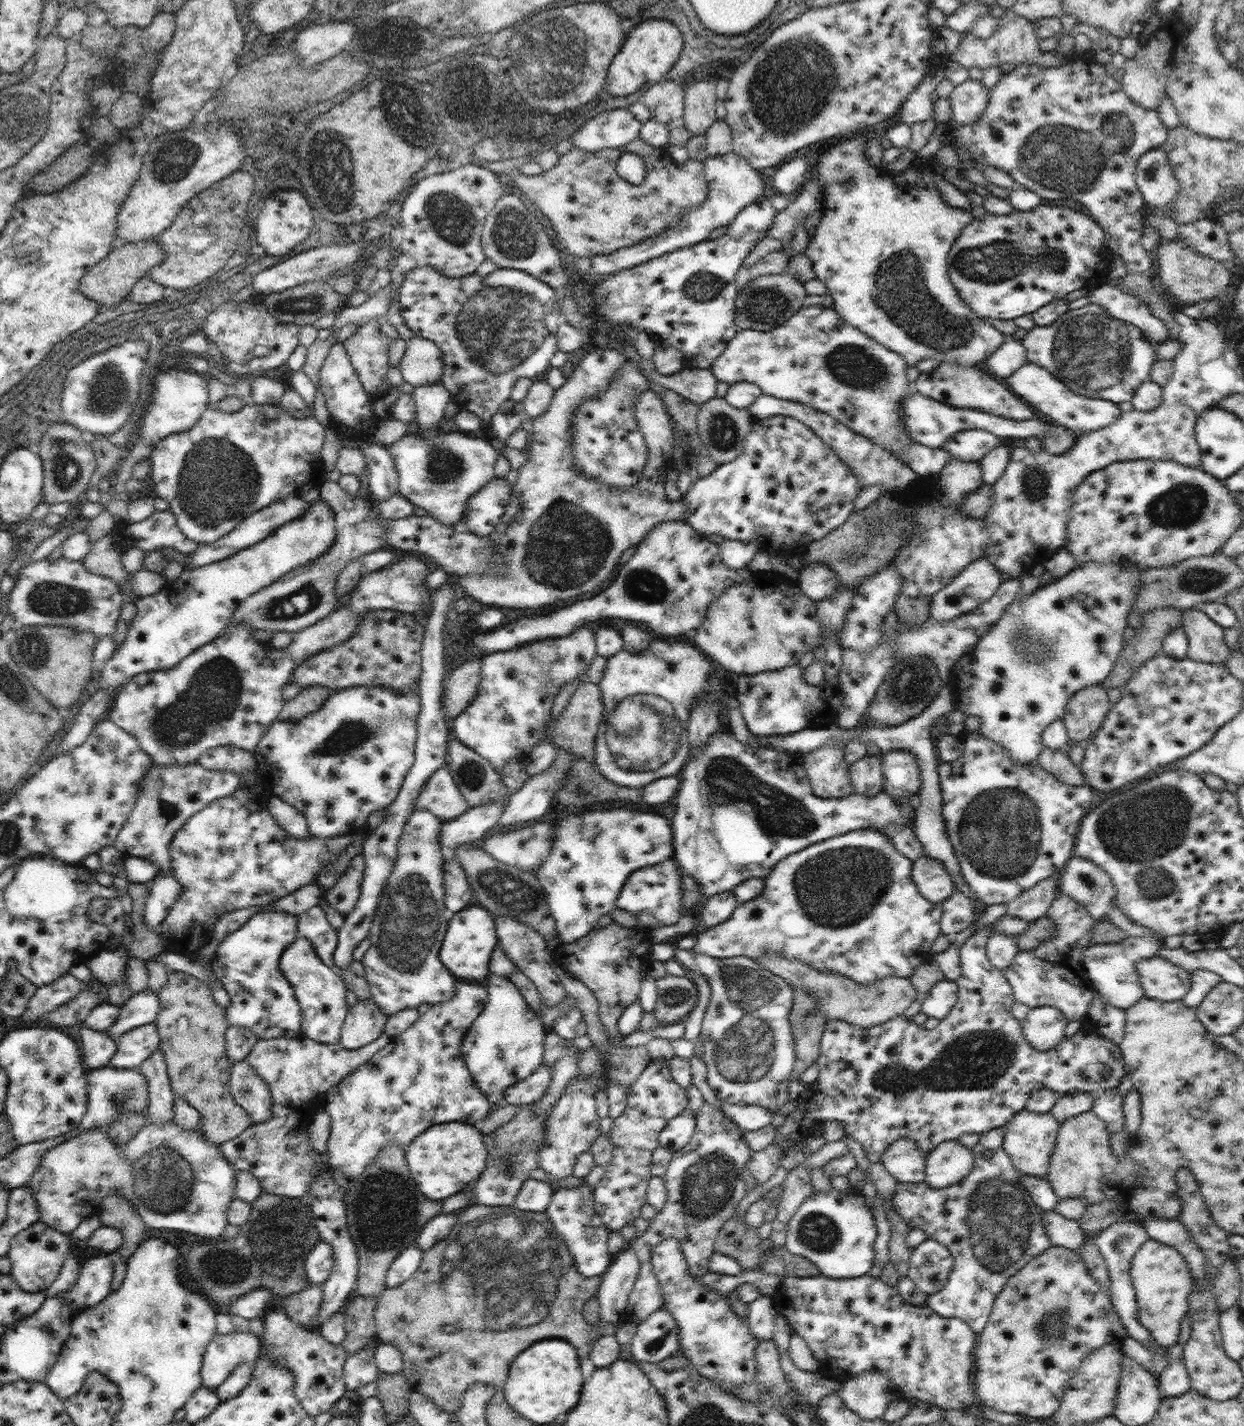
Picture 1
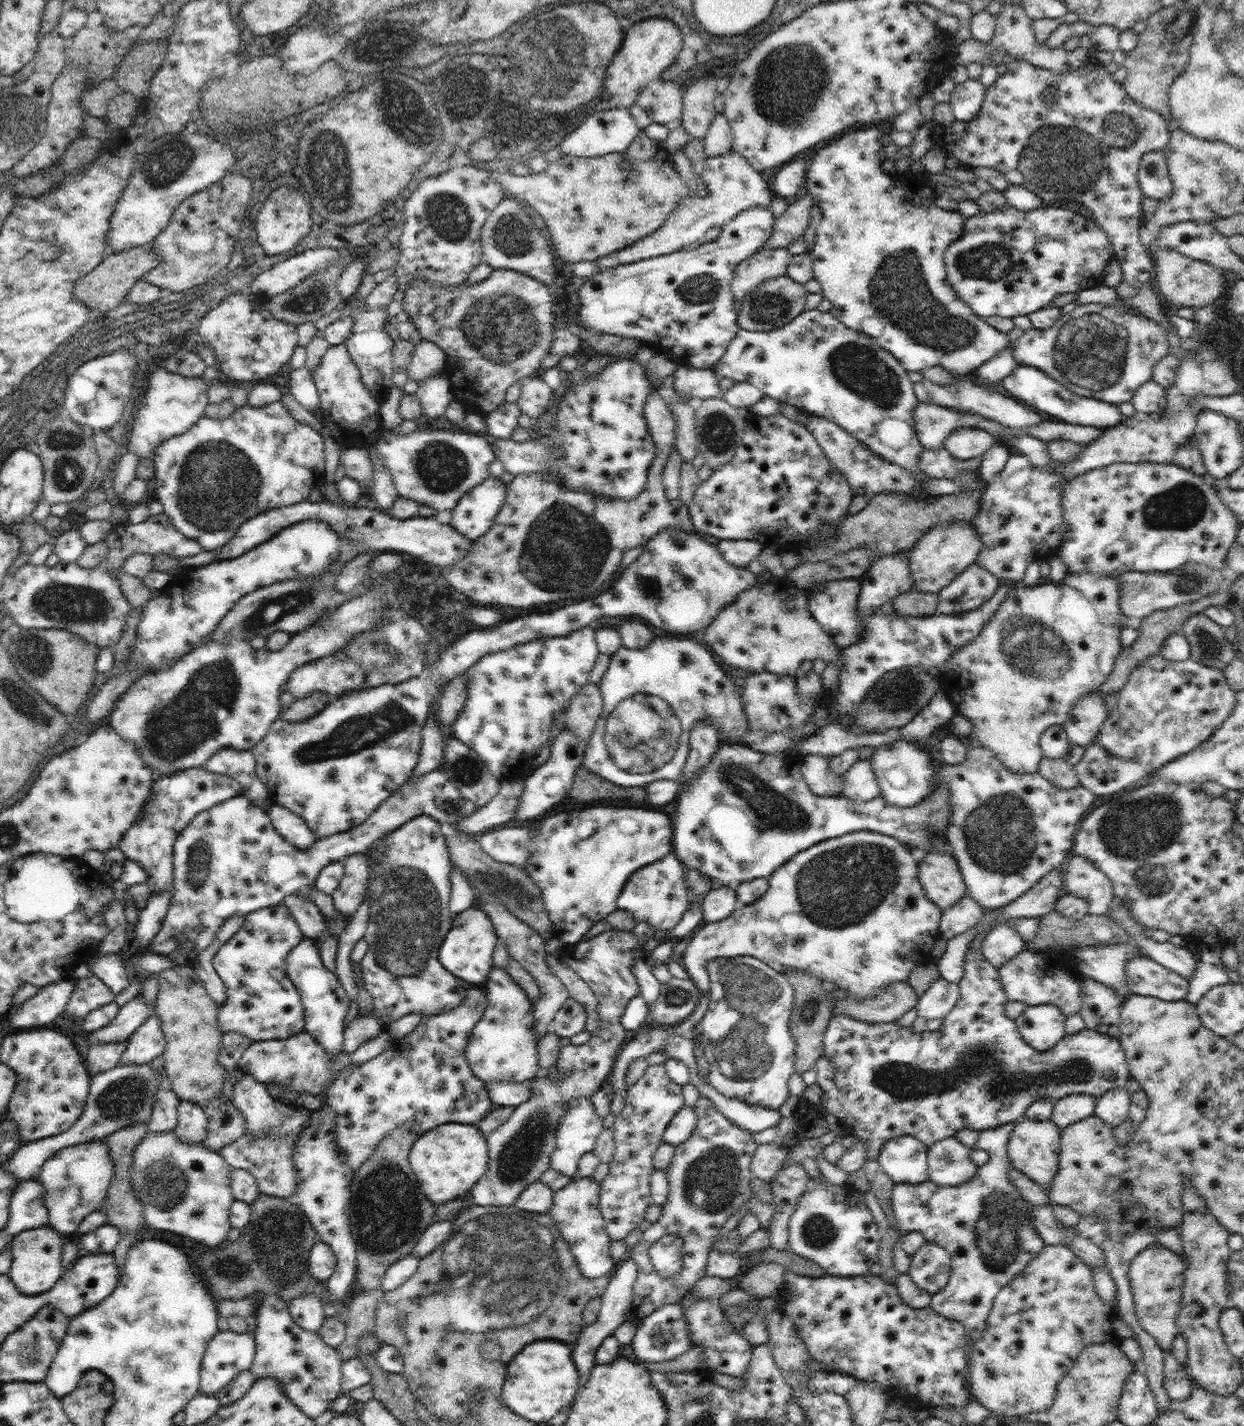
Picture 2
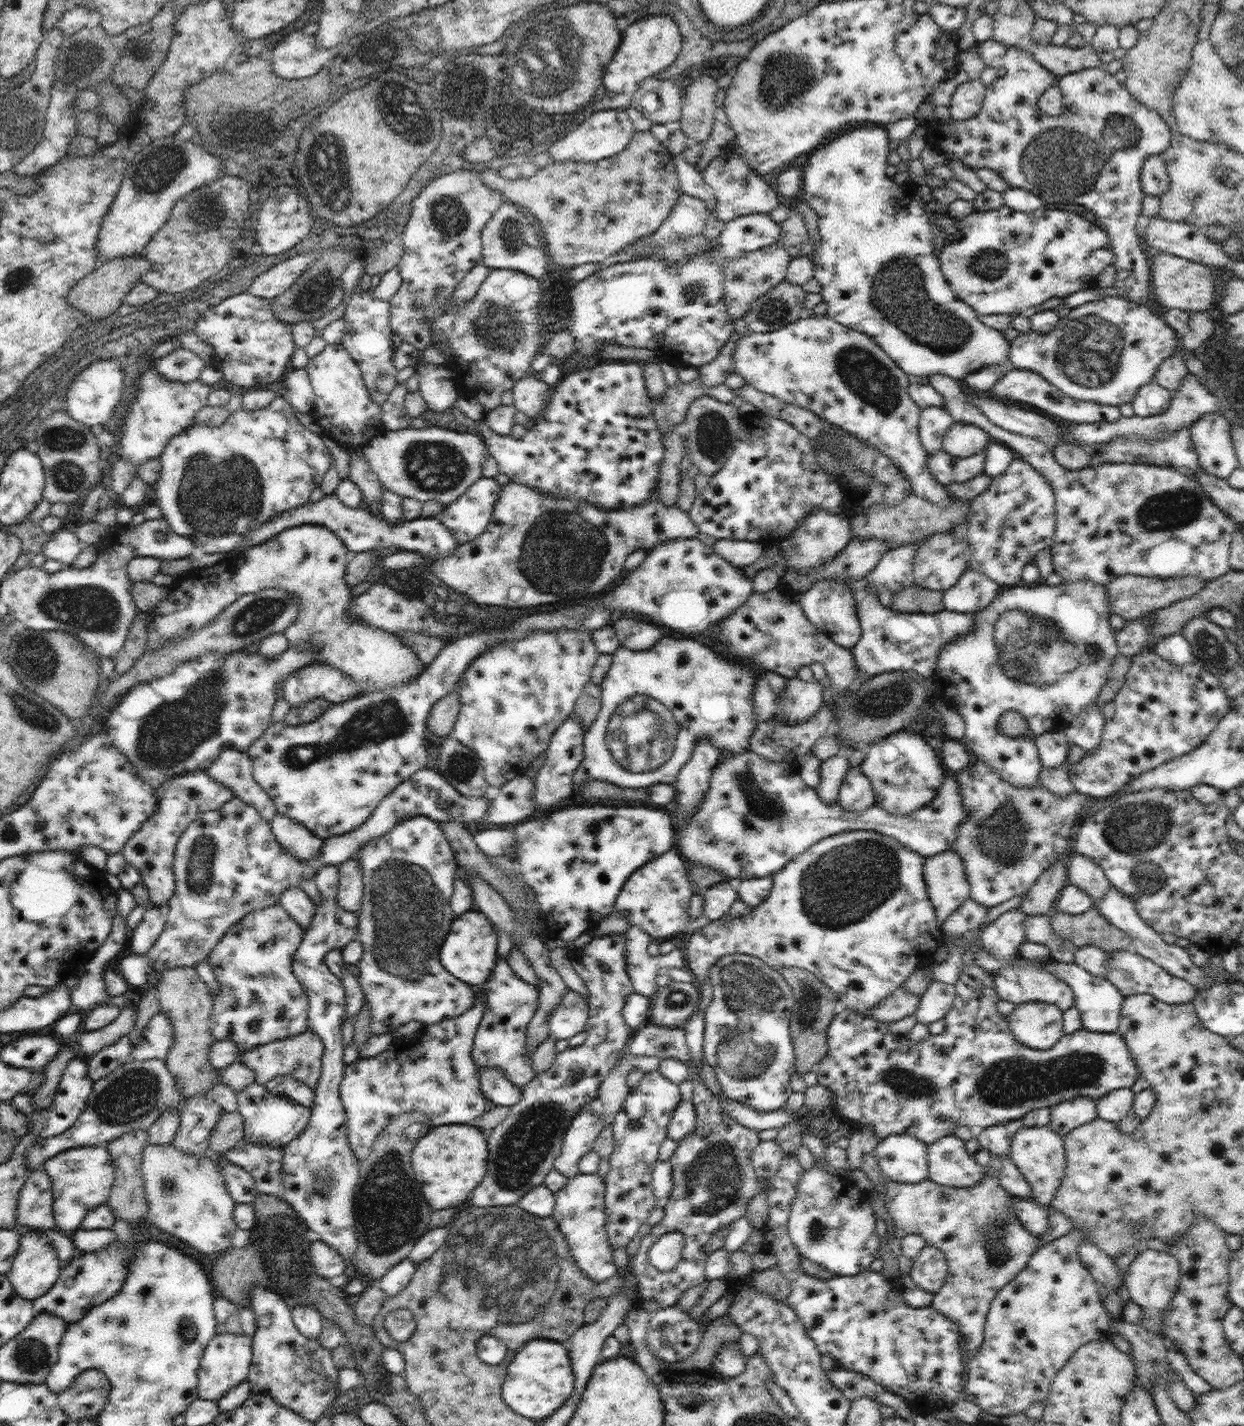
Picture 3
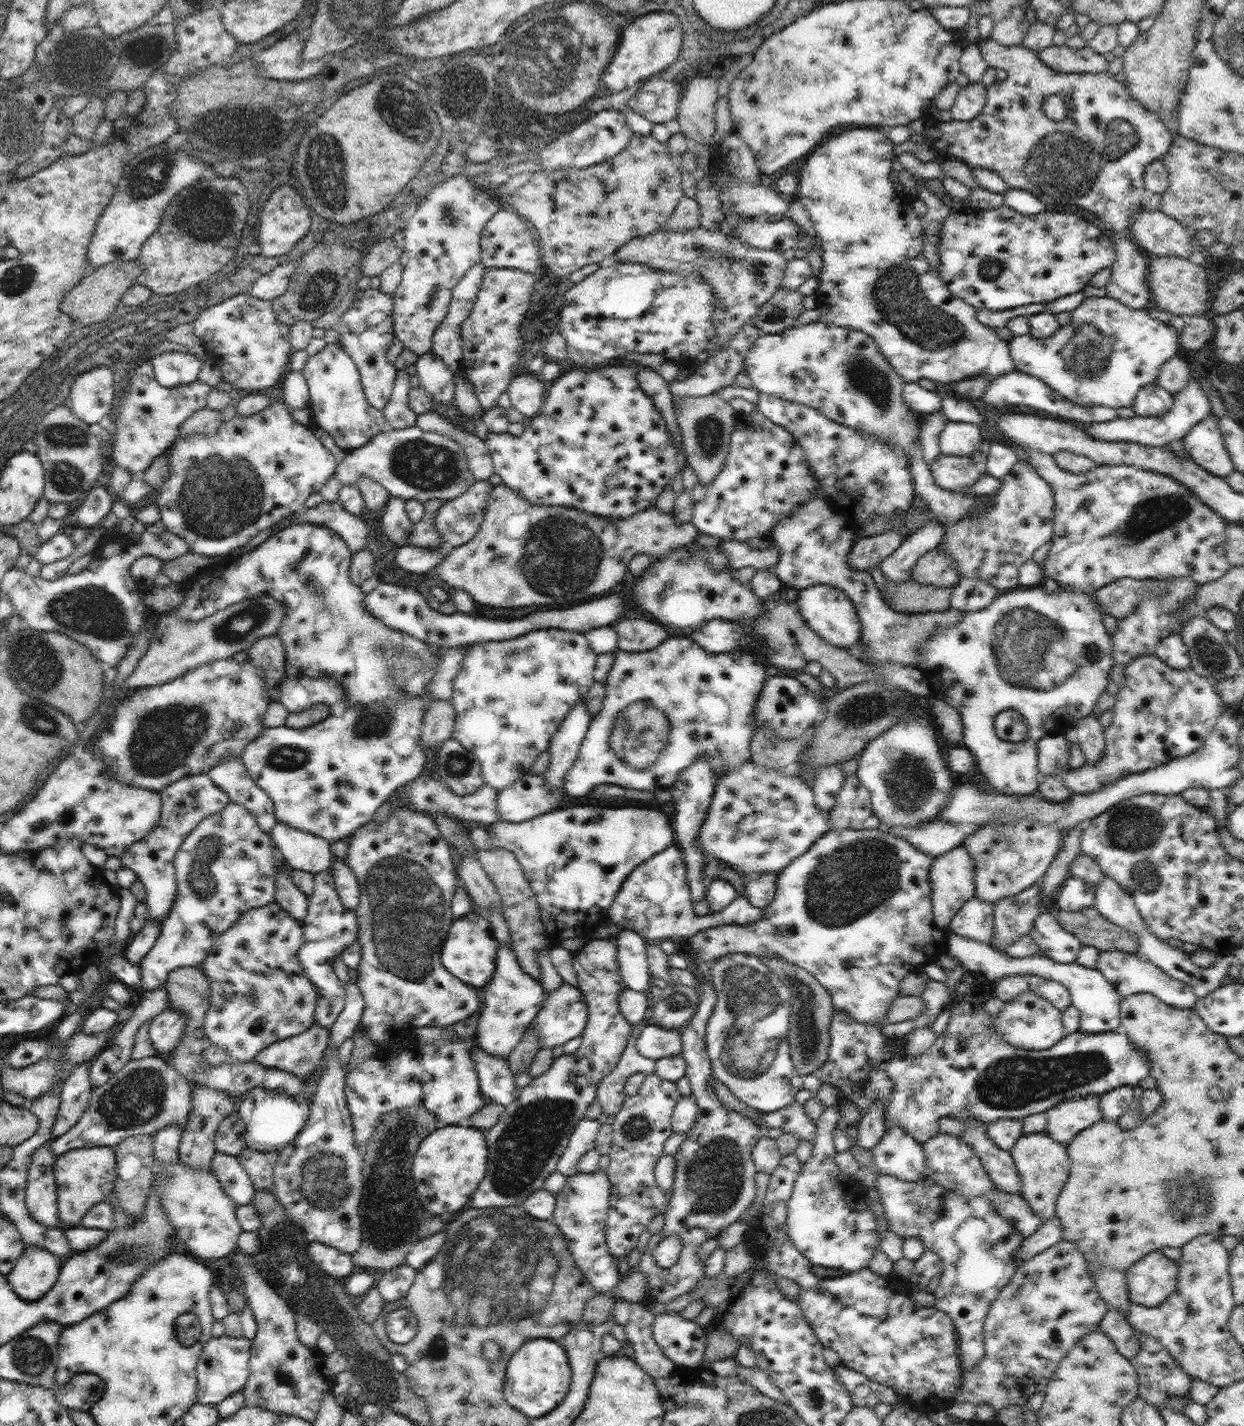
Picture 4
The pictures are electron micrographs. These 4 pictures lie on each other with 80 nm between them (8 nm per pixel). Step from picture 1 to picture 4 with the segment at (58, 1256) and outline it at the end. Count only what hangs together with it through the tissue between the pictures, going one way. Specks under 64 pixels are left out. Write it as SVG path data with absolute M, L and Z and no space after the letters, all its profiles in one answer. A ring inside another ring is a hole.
M26 1246L7 1277L20 1298L33 1301L56 1284L61 1263L55 1254L41 1246Z

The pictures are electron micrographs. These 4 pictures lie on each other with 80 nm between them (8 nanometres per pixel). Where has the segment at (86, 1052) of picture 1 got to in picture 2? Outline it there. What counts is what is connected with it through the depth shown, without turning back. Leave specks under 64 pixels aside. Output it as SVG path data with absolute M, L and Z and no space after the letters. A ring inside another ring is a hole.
M88 1042L85 1065L90 1077L119 1066L124 1051L126 1051L126 1042Z

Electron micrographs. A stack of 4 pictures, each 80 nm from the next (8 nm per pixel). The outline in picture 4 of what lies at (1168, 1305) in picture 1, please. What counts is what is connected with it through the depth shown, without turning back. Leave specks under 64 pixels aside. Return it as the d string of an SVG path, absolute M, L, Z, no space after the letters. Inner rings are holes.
M1162 1251L1149 1252L1125 1275L1131 1302L1148 1308L1157 1307L1176 1292L1179 1264L1168 1259Z

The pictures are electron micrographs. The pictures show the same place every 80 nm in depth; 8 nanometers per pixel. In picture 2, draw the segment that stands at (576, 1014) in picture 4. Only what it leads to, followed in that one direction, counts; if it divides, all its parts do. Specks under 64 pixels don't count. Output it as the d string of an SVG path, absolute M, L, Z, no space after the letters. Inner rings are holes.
M569 996L555 1014L550 1029L561 1038L570 1038L584 1031L586 1023L587 1014L584 1005Z

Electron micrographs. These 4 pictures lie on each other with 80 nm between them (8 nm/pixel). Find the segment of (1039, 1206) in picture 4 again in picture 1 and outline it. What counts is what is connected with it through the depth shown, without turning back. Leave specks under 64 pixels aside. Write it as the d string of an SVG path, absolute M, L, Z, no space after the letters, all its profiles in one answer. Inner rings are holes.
M1026 1108L1016 1114L1016 1117L1012 1118L1008 1125L1004 1125L1003 1147L1020 1173L1043 1178L1047 1176L1059 1127L1060 1123L1054 1119L1051 1112L1032 1113L1026 1111Z

